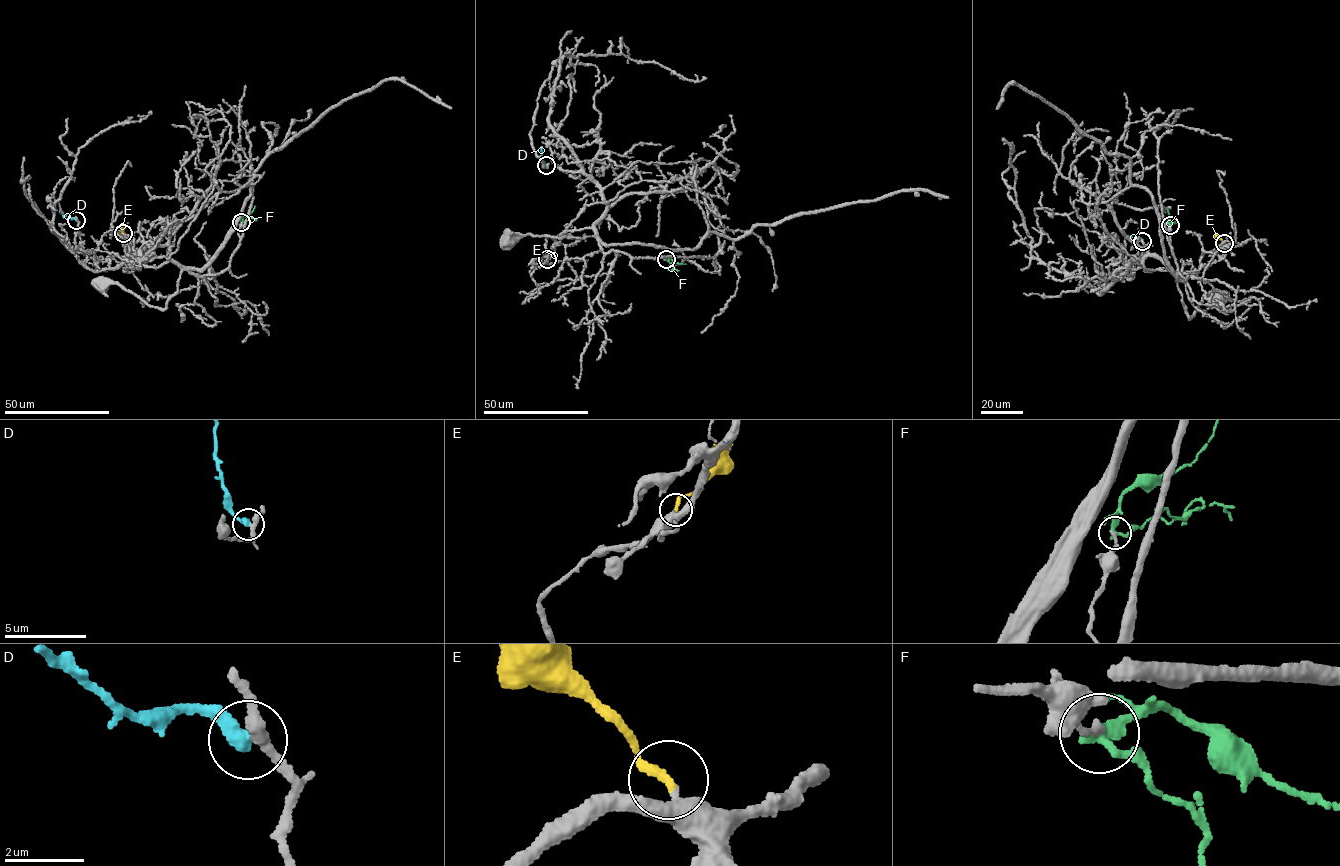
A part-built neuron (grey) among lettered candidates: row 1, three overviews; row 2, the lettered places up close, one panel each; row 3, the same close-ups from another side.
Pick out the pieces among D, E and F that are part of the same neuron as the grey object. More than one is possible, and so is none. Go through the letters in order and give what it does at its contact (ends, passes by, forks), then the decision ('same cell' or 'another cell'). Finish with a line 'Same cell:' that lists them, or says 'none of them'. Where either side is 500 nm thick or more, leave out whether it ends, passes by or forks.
D: it ends there; another cell
E: it ends there; same cell
F: it passes by; another cell
Same cell: E

